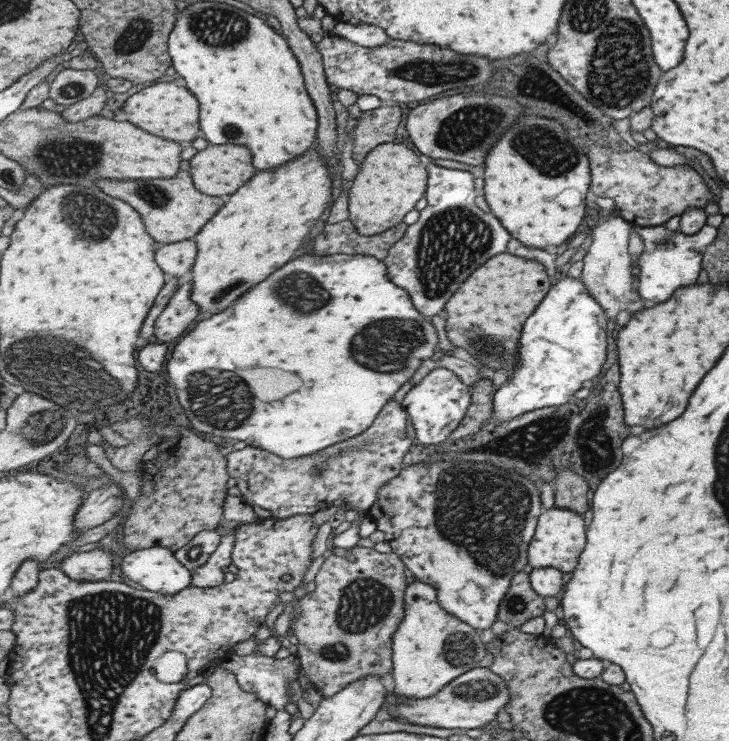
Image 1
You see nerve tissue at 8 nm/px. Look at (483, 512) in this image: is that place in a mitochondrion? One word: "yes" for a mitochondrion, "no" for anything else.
yes

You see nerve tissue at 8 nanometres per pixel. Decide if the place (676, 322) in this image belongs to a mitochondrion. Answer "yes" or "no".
no

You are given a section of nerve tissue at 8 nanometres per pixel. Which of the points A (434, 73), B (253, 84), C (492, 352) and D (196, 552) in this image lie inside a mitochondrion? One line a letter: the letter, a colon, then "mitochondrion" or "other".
A: mitochondrion
B: other
C: mitochondrion
D: mitochondrion

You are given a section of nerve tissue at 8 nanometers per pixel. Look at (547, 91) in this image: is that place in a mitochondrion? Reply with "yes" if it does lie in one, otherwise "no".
yes

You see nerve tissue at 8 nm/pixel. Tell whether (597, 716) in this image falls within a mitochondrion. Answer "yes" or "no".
yes

